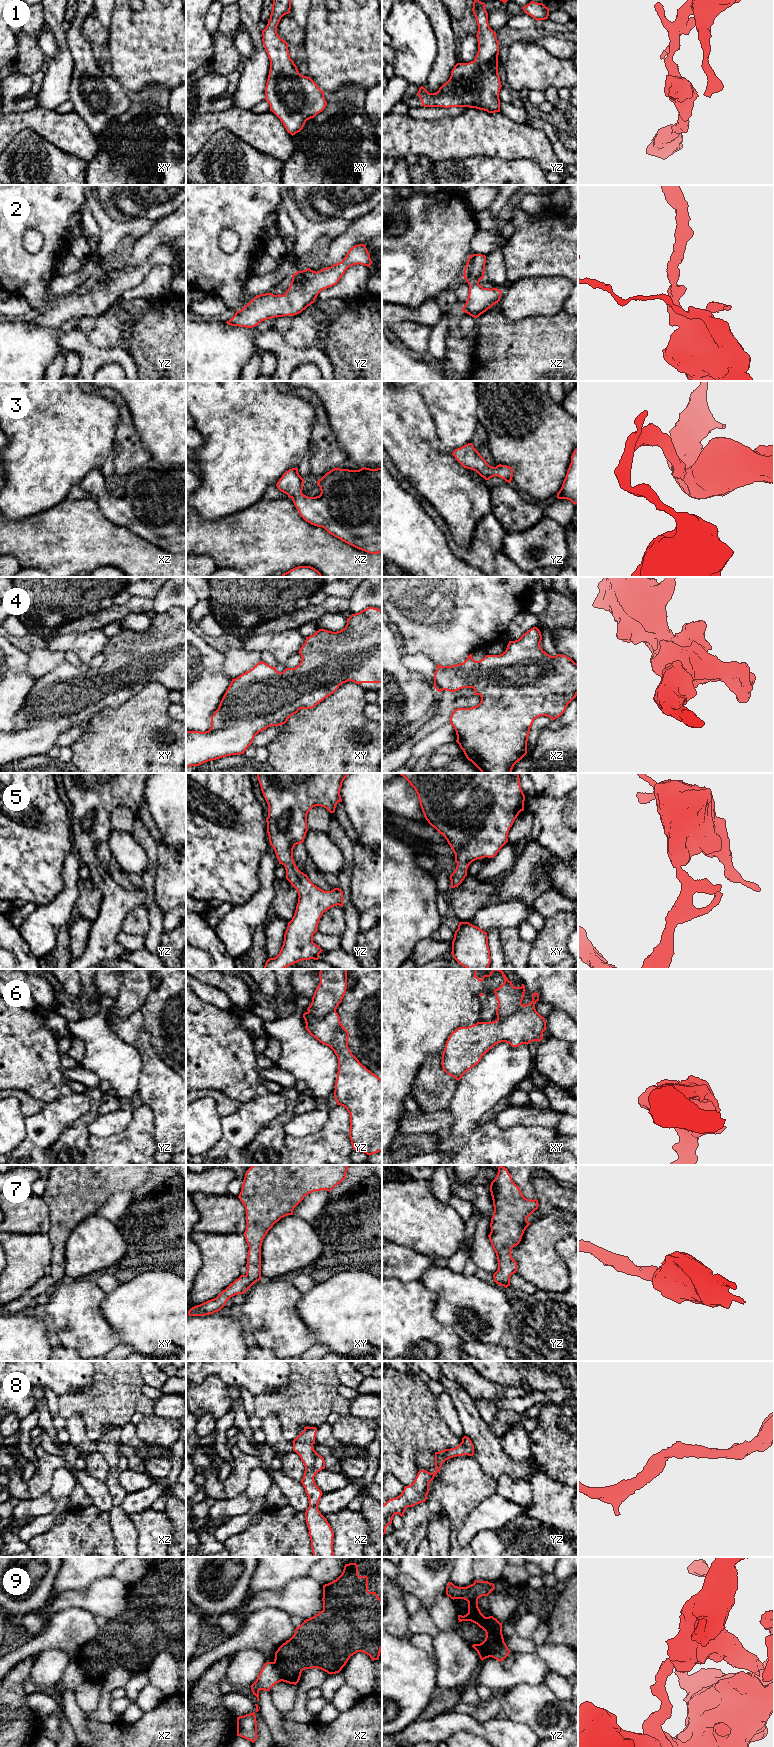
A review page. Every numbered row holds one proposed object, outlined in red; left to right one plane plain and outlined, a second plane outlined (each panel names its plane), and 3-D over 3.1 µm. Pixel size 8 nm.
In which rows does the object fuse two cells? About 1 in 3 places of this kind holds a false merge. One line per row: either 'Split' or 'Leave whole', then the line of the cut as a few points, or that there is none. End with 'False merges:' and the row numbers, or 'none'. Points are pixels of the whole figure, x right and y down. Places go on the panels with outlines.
1: Leave whole. No split
2: Leave whole. No split
3: Leave whole. No split
4: Leave whole. No split
5: Leave whole. No split
6: Split. Split along yz (335, 1009), (321, 1017), (314, 1017), (307, 1012)
7: Leave whole. No split
8: Leave whole. No split
9: Split. Split along xz (273, 1662), (282, 1680)
False merges: 6, 9

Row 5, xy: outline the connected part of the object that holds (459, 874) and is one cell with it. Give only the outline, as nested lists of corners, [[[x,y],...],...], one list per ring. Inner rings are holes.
[[[400,773],[400,775],[415,789],[425,819],[438,833],[445,837],[455,854],[457,866],[450,875],[451,888],[458,887],[462,883],[467,876],[467,869],[473,861],[485,857],[493,858],[497,855],[500,849],[508,842],[508,833],[515,819],[521,811],[524,811],[525,795],[521,789],[519,773]]]

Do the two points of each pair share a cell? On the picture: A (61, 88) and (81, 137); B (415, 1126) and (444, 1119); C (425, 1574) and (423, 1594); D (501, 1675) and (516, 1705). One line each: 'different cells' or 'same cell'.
A: different cells
B: same cell
C: same cell
D: different cells

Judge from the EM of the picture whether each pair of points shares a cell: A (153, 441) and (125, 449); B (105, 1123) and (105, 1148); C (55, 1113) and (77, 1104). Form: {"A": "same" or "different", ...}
{"A": "different", "B": "different", "C": "same"}

